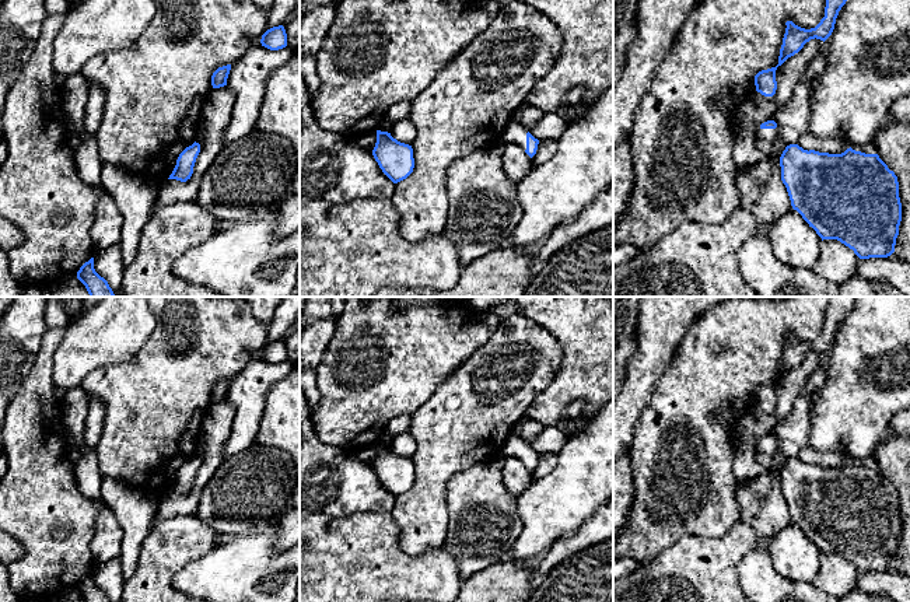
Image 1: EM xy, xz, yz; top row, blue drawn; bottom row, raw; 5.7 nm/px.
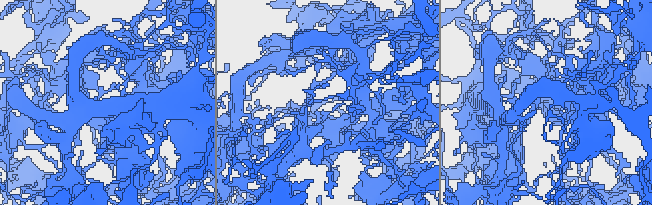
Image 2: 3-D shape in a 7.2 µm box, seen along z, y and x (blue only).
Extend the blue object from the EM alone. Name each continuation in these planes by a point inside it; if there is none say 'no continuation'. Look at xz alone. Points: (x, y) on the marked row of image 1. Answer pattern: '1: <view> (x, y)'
1: xz (514, 132)

